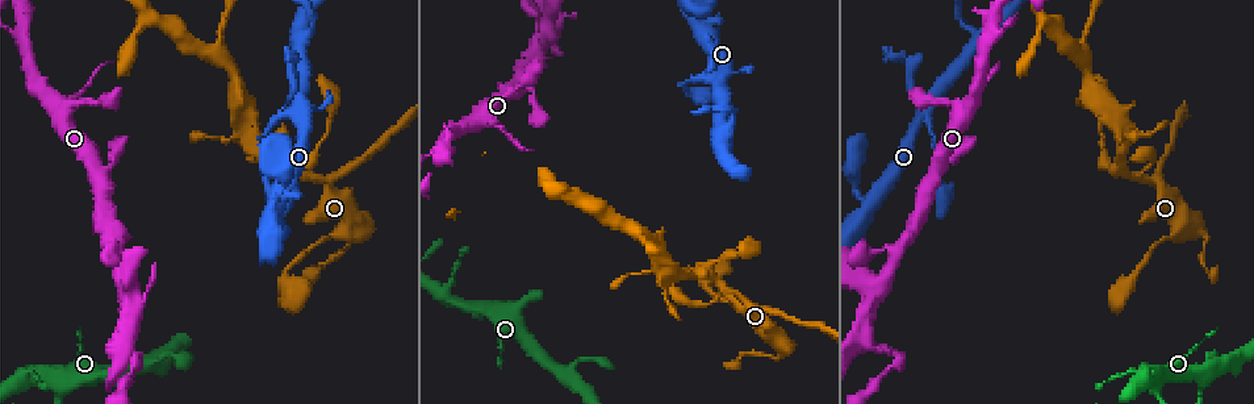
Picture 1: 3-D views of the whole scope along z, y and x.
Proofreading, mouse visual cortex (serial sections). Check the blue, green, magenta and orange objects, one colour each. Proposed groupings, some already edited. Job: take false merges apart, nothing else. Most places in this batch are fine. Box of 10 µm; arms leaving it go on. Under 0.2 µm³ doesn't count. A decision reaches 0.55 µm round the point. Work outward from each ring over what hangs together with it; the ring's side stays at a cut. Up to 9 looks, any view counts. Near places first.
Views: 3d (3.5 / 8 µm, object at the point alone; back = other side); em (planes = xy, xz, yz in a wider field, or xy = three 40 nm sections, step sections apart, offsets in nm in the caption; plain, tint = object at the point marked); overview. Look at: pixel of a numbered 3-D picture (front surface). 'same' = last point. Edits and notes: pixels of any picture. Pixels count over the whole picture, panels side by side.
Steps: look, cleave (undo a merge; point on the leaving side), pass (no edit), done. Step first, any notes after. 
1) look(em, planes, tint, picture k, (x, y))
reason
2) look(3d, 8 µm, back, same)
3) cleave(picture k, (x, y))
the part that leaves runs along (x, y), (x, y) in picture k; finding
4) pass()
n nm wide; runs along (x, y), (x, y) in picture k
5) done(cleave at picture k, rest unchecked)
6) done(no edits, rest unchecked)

look(3d, 3.5 µm, picture 1, (537, 353))
thick turns thin

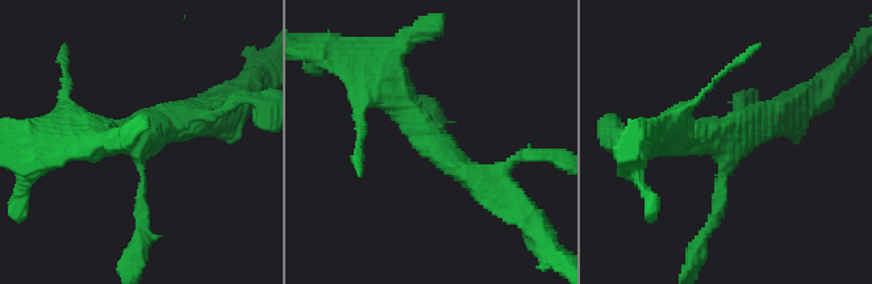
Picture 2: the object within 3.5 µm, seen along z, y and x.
pass()
one cell here

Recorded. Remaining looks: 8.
look(3d, 3.5 µm, back, picture 1, (1131, 177))

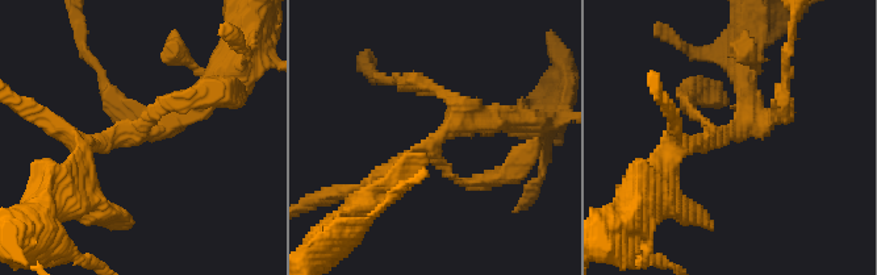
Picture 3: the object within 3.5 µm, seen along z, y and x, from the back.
look(em, xy, step 2, tint, picture 3, (729, 135))

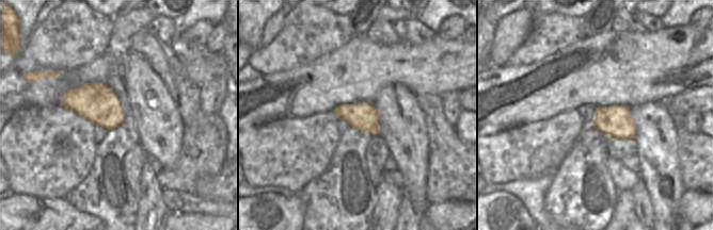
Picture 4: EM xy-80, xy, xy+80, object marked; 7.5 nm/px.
pass()
runs along (376, 192), (458, 121), (506, 121) in picture 3; continuous, no second cell

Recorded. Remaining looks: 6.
look(3d, 3.5 µm, picture 1, (219, 58))
sudden change in width

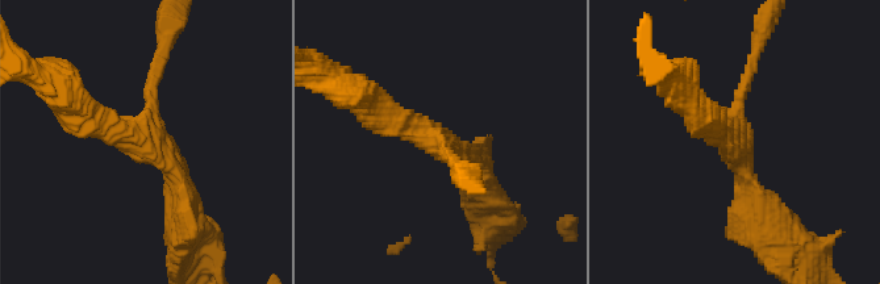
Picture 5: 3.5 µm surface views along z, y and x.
look(em, xy, step 1, tint, picture 5, (438, 141))
3 arms; arms of 150, 250, 400 nm; need the tissue

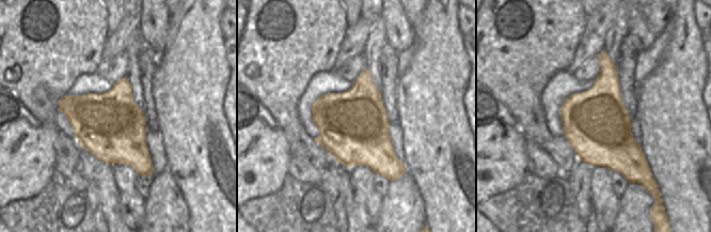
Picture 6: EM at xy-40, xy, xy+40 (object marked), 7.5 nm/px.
pass()
runs along (179, 209), (151, 143), (75, 108) in picture 5; one cell here

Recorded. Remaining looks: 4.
look(3d, 3.5 µm, picture 1, (715, 76))
sharp bend

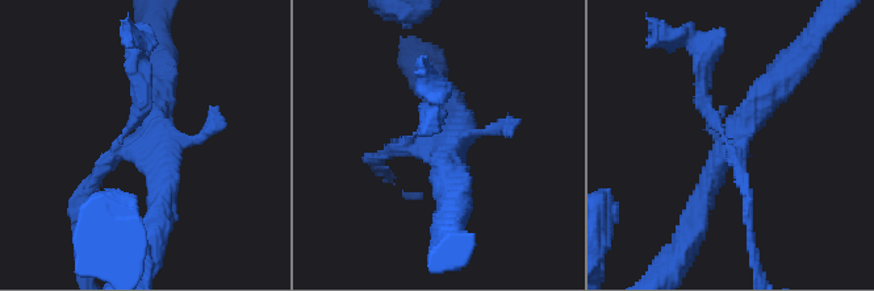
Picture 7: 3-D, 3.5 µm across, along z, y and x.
look(em, xy, step 5, tint, picture 7, (138, 151))
need the tissue

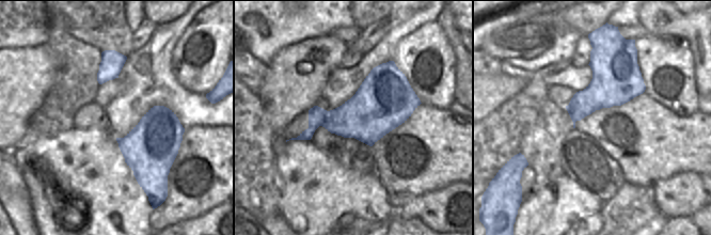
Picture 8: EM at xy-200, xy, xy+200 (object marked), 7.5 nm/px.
pass()
420 nm wide; runs along (450, 104), (454, 128), (376, 158) in picture 7; all the same cell

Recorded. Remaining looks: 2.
done(no edits, rest unchecked)

